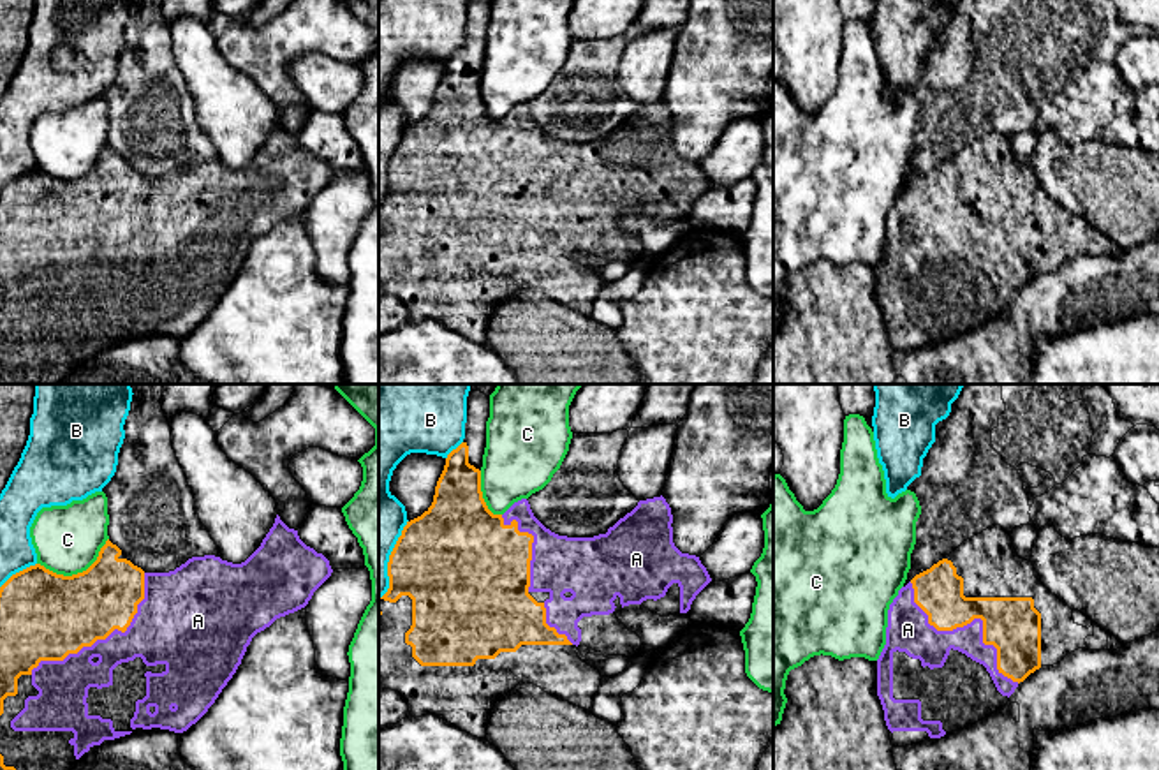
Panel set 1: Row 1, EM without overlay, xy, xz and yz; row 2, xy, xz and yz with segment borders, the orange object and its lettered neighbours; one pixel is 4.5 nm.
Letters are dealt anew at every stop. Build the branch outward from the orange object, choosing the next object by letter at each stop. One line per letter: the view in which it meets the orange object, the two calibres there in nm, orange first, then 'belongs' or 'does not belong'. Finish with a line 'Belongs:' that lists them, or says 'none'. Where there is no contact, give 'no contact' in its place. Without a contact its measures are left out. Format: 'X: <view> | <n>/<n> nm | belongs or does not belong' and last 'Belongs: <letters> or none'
A: yz | 260/170 nm | does not belong
B: xy | 400/160 nm | does not belong
C: xy | 400/300 nm | does not belong
Belongs: none

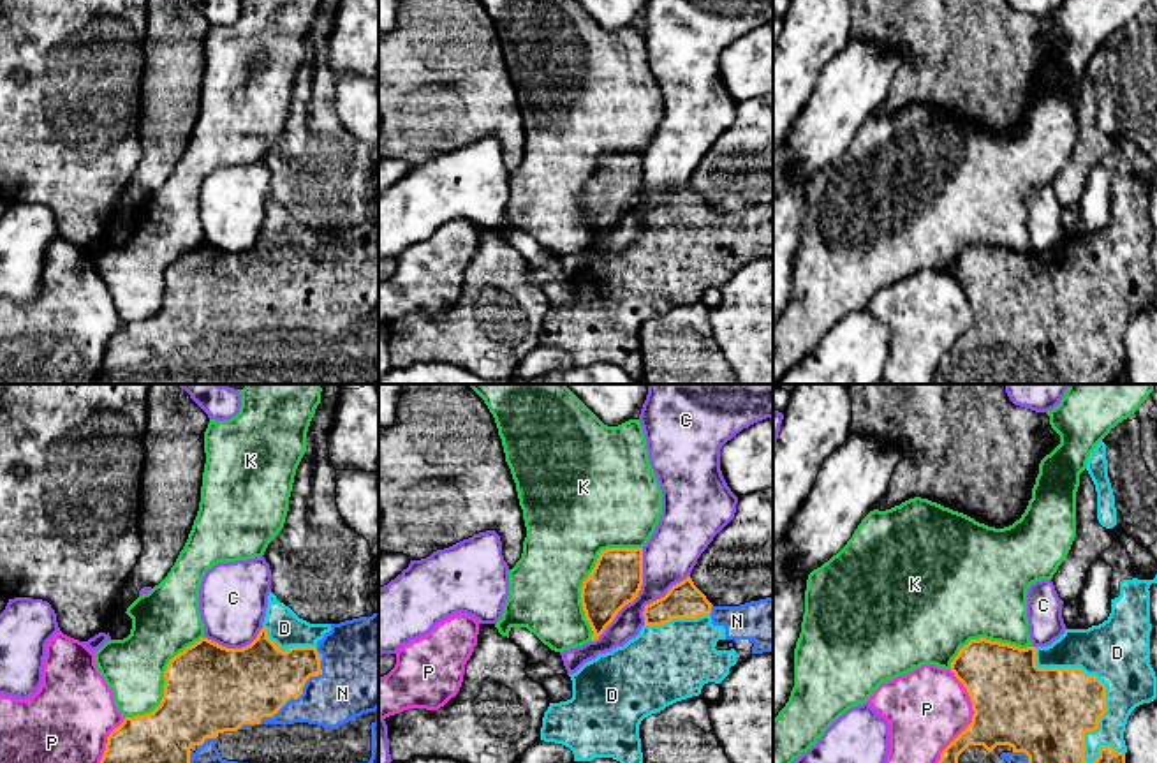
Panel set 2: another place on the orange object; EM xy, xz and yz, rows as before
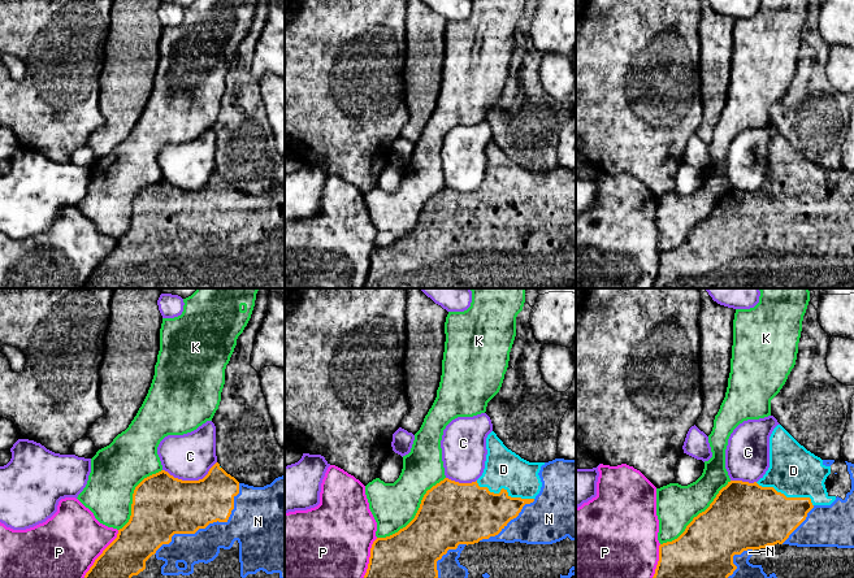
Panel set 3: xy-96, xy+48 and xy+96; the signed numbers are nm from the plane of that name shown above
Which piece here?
C: xz | 240/240 nm | does not belong
D: yz | 400/260 nm | belongs
K: xz | 240/380 nm | does not belong
N: xy | 340/280 nm | does not belong
P: yz | 380/380 nm | does not belong
Belongs: D

